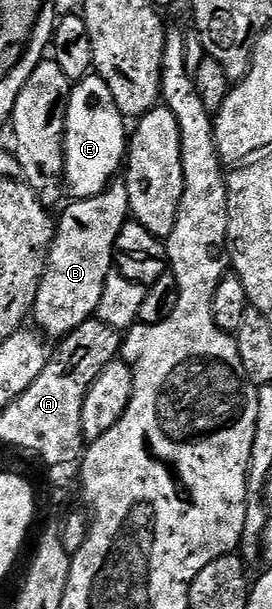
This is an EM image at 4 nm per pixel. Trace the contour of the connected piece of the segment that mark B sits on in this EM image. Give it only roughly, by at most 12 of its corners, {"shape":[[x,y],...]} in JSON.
{"shape":[[127,187],[68,203],[56,218],[31,310],[49,339],[96,314]]}

